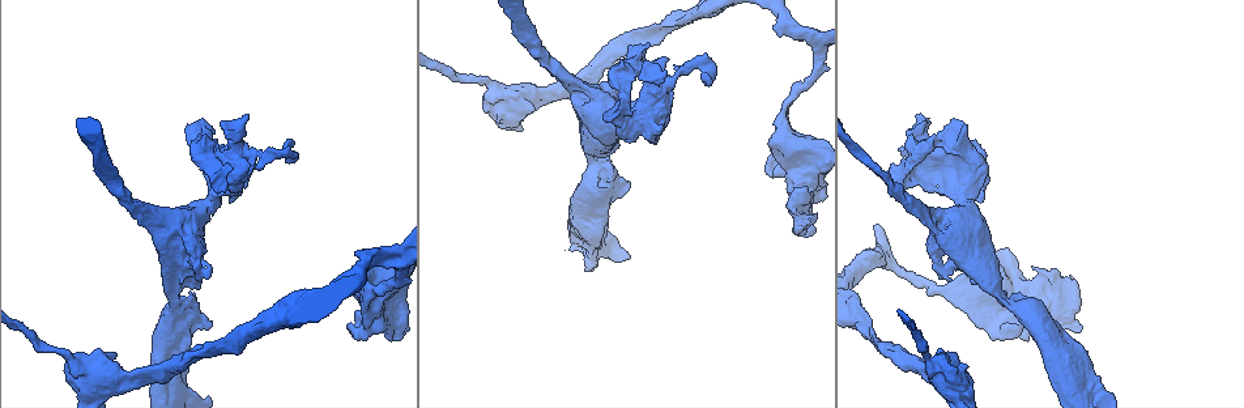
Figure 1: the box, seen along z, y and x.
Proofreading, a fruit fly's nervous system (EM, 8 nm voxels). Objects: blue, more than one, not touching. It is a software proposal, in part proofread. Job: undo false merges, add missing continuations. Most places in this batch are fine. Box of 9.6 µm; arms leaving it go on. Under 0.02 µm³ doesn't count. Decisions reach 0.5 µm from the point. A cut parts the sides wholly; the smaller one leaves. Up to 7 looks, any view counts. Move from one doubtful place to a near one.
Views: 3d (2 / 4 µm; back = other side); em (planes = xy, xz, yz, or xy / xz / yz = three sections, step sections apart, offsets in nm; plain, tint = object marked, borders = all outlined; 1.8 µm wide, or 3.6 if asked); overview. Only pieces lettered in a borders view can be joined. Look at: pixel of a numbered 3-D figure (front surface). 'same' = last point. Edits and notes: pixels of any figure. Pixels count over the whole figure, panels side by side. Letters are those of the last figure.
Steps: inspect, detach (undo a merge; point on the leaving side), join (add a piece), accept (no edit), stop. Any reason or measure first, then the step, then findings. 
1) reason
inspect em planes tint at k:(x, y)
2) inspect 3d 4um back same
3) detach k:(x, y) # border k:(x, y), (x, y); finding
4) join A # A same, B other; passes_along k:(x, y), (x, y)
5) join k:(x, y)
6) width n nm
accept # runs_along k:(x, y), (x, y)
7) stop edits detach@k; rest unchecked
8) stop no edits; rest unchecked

thick turns thin
inspect em 3.6um planes borders at 1:(977, 291)

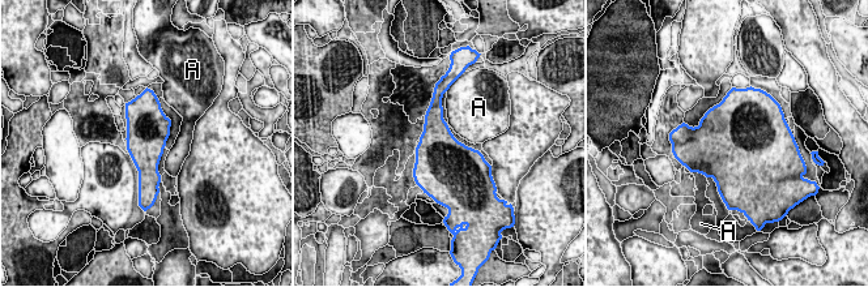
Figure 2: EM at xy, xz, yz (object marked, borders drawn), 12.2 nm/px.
width 550 nm
accept # A other; border 2:(701, 172), (706, 178); continuous, no second neuron

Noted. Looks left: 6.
a narrow waist
inspect em 3.6um xz step 8 plain at 1:(237, 155)

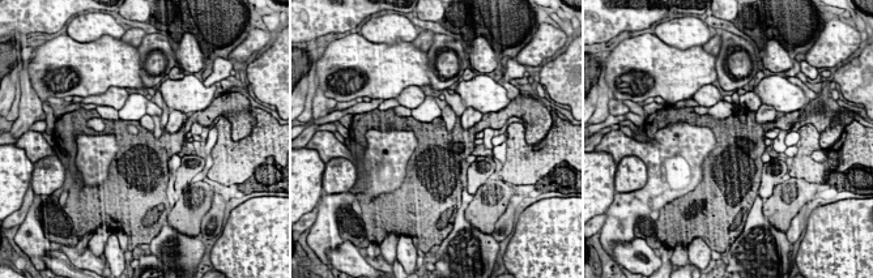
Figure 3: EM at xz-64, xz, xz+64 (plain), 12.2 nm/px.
inspect em 3.6um xz step 8 borders same

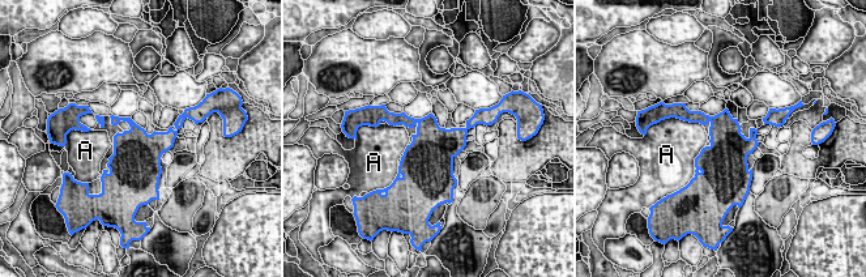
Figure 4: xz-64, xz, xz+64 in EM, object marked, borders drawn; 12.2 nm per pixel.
accept # A other; border 4:(681, 119), (703, 124); continuous, no second neuron

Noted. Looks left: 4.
free end
inspect 3d 2um at 1:(210, 267)

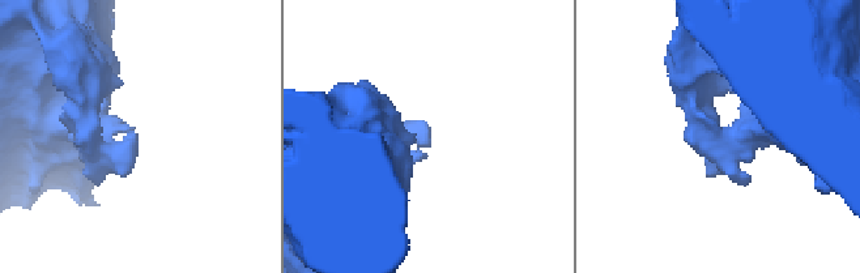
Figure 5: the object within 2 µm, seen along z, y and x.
inspect em planes borders at 5:(430, 136)

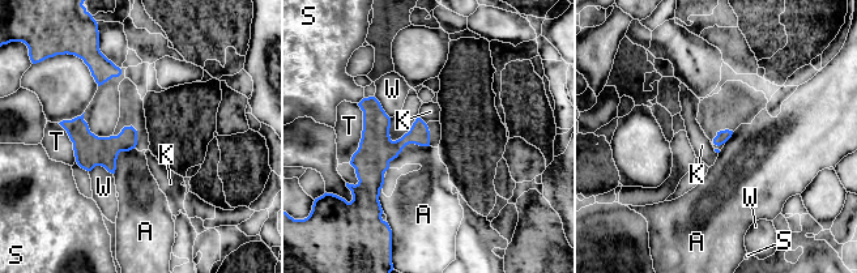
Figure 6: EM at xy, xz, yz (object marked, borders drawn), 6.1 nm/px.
accept # A other, K other, S other, T other, W other; border 6:(429, 145), (408, 144), (388, 167); no lettered piece goes on from it

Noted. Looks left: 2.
stop no edits; rest unchecked

